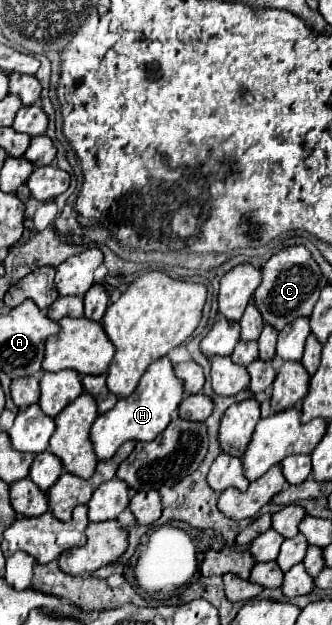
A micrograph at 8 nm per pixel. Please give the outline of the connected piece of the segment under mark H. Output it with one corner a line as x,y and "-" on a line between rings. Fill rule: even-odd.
162,358
142,374
136,390
126,396
118,398
116,406
108,410
106,414
100,414
96,422
90,428
90,442
94,446
94,454
98,460
108,460
114,456
114,452
128,440
140,440
140,442
150,442
158,432
162,432
168,424
172,414
176,412
178,404
182,402
182,384
174,380
174,368
168,358

